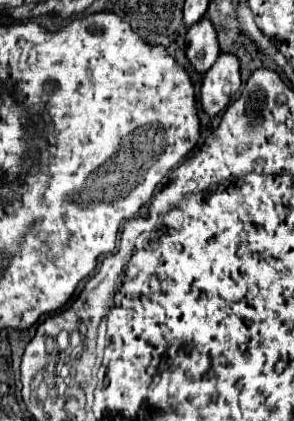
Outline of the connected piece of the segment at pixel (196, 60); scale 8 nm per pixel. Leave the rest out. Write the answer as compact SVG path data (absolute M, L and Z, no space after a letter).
M203 17L197 25L187 31L187 59L195 73L203 75L213 67L219 57L219 43L215 29L207 17Z

